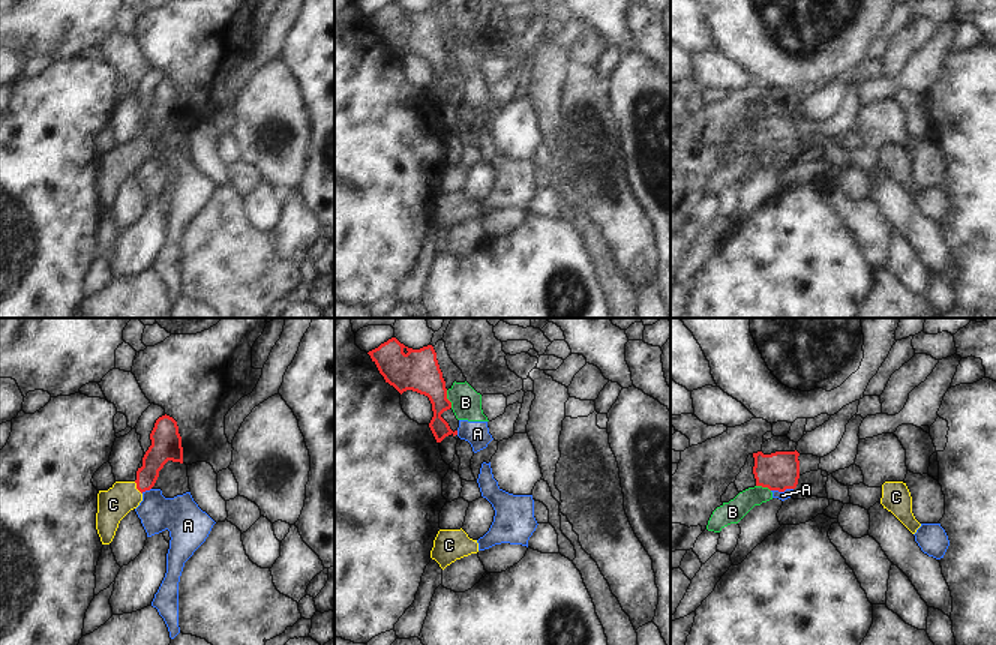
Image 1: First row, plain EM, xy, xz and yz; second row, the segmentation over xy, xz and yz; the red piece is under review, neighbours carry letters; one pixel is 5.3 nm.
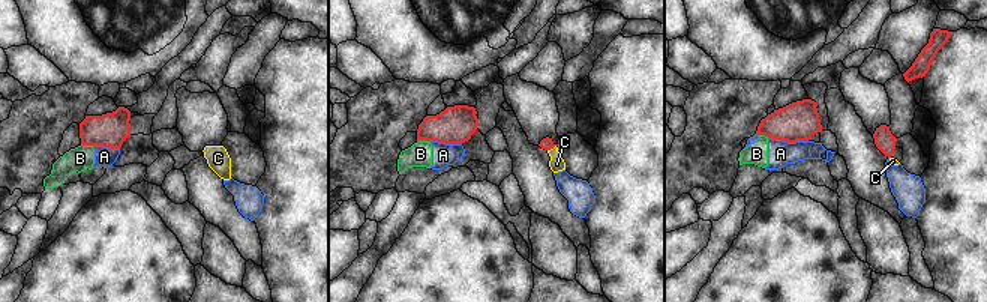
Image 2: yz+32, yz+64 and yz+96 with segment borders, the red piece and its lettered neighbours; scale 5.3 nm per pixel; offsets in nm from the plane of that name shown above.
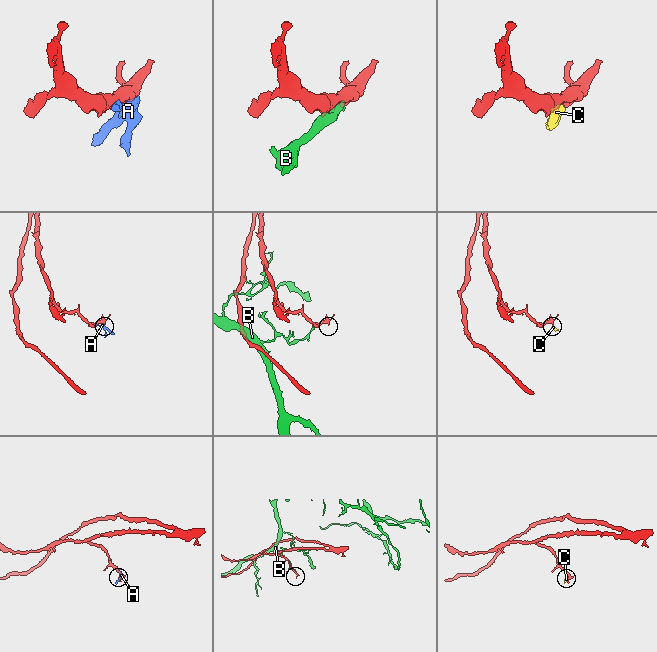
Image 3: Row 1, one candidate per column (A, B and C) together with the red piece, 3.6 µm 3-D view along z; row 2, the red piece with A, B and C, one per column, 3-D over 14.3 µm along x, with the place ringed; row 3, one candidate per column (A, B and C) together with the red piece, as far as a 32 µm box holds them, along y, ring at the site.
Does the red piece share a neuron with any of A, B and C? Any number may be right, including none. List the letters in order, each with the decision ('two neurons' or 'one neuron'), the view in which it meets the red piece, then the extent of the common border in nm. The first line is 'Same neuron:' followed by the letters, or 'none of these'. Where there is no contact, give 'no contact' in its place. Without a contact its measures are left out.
Same neuron: C
A: two neurons | yz | 120 nm
B: two neurons | xz | 100 nm
C: one neuron | xy | 80 nm

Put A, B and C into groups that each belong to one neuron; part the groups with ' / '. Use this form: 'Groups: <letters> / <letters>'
Groups: A B / C

